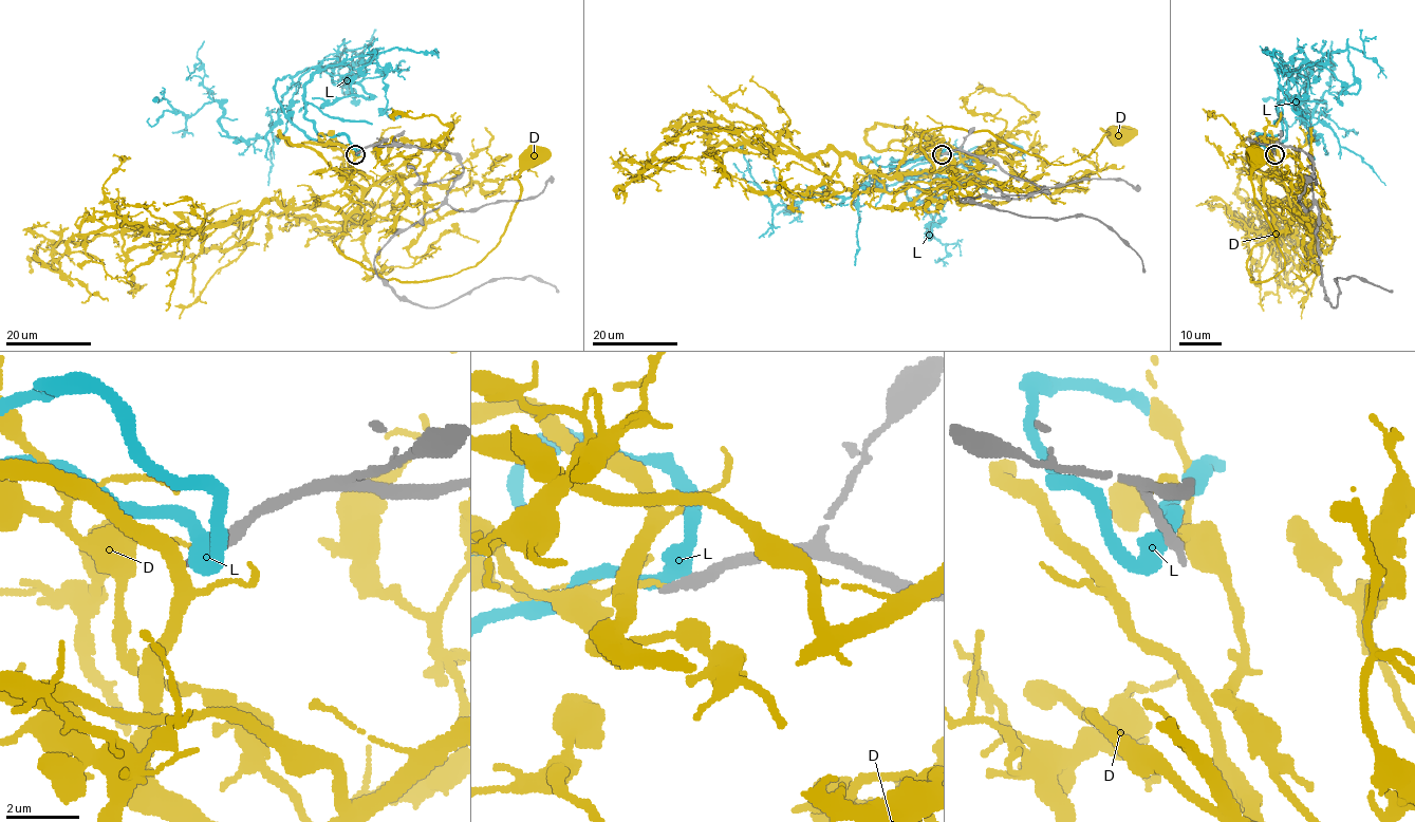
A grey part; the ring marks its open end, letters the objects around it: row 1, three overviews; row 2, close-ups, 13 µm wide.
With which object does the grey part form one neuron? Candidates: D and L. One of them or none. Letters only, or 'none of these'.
none of these

